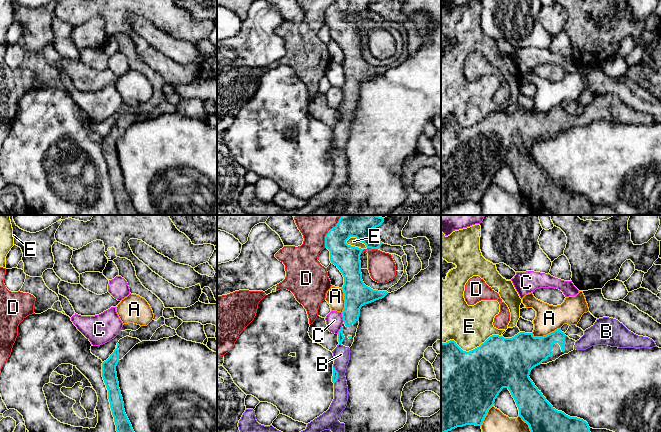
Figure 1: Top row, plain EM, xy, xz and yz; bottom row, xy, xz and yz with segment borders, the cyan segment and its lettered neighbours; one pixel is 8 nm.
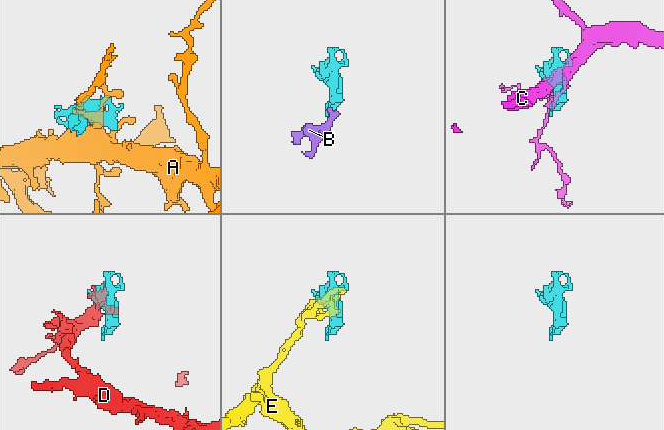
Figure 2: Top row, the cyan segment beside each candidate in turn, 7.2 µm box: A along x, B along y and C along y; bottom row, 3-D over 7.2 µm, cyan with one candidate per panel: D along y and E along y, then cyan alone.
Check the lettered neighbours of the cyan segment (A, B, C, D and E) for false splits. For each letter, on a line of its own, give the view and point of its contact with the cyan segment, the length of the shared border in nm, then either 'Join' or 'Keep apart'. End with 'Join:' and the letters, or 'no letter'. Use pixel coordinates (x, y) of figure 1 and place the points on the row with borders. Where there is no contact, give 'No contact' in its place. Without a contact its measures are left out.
A: Touches cyan at yz (546, 335). Shared border 240 nm. Keep apart
B: Touches cyan at xz (337, 375). Shared border 140 nm. Join
C: Touches cyan at xz (342, 316). Shared border 80 nm. Keep apart
D: Touches cyan at xz (372, 248). Shared border 90 nm. Keep apart
E: Touches cyan at yz (471, 350). Shared border 480 nm. Keep apart
Join: B

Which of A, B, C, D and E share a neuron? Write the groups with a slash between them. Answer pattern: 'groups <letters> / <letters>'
groups A / B / C / D / E

